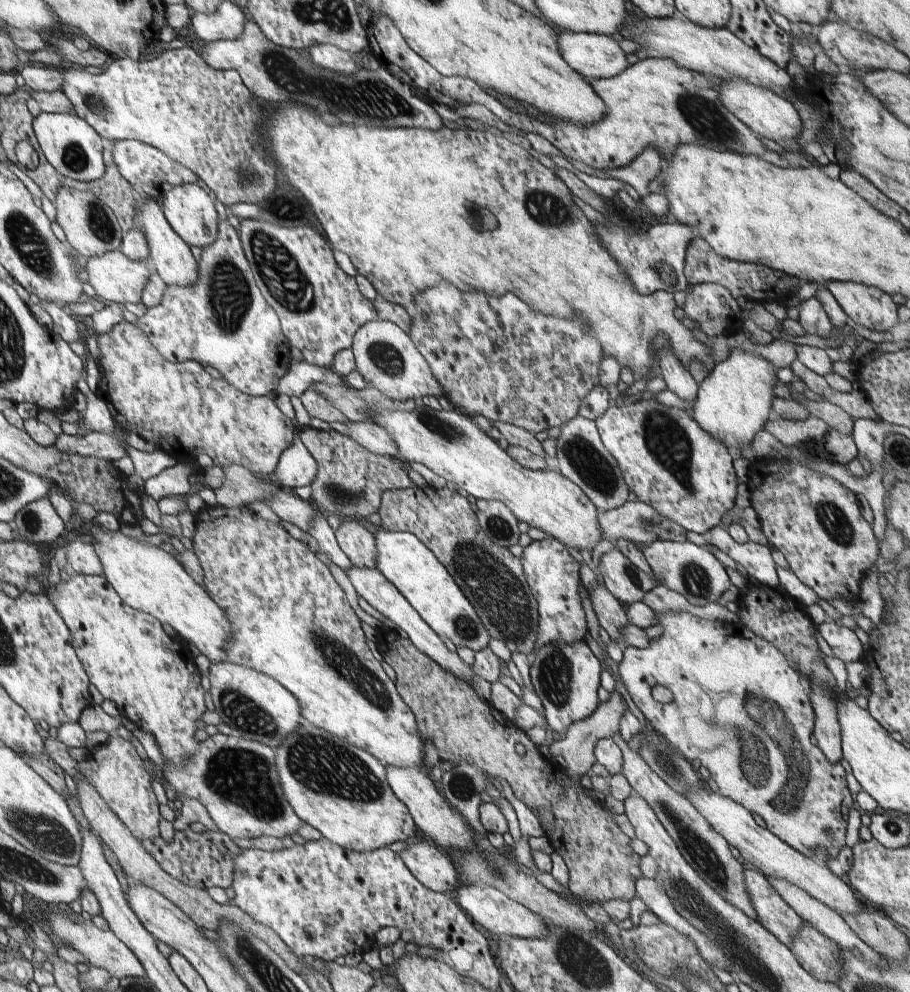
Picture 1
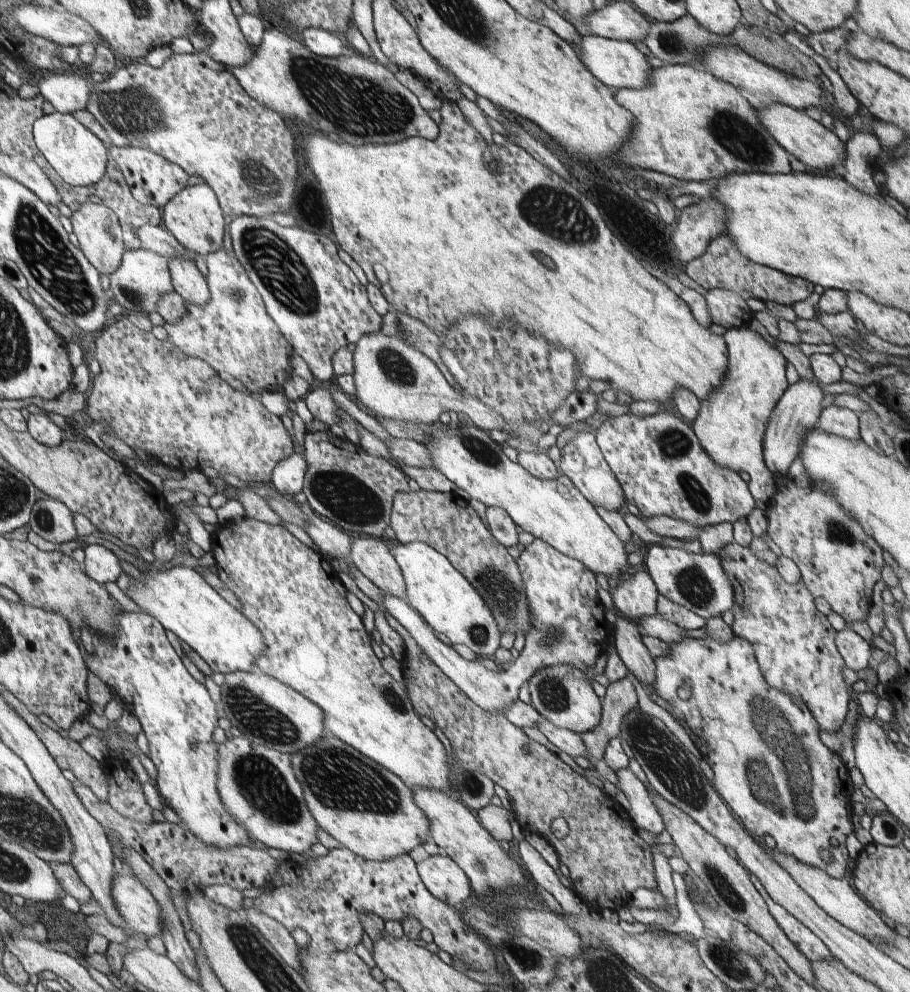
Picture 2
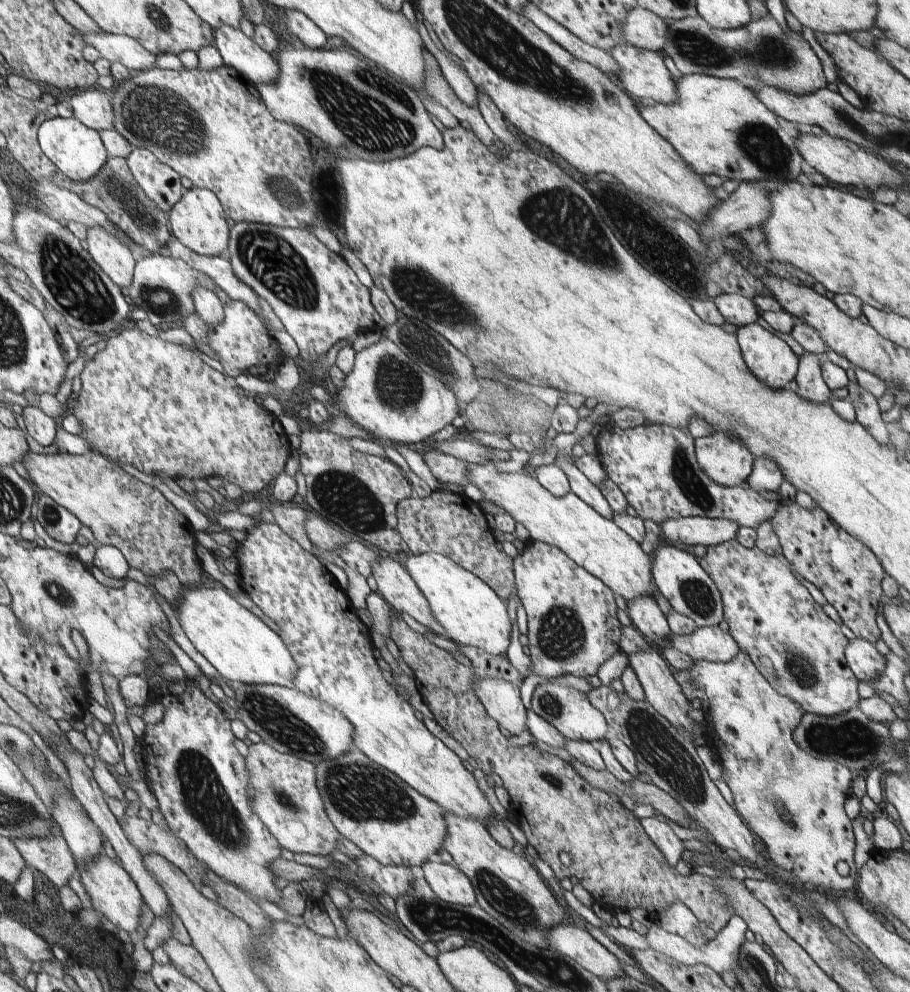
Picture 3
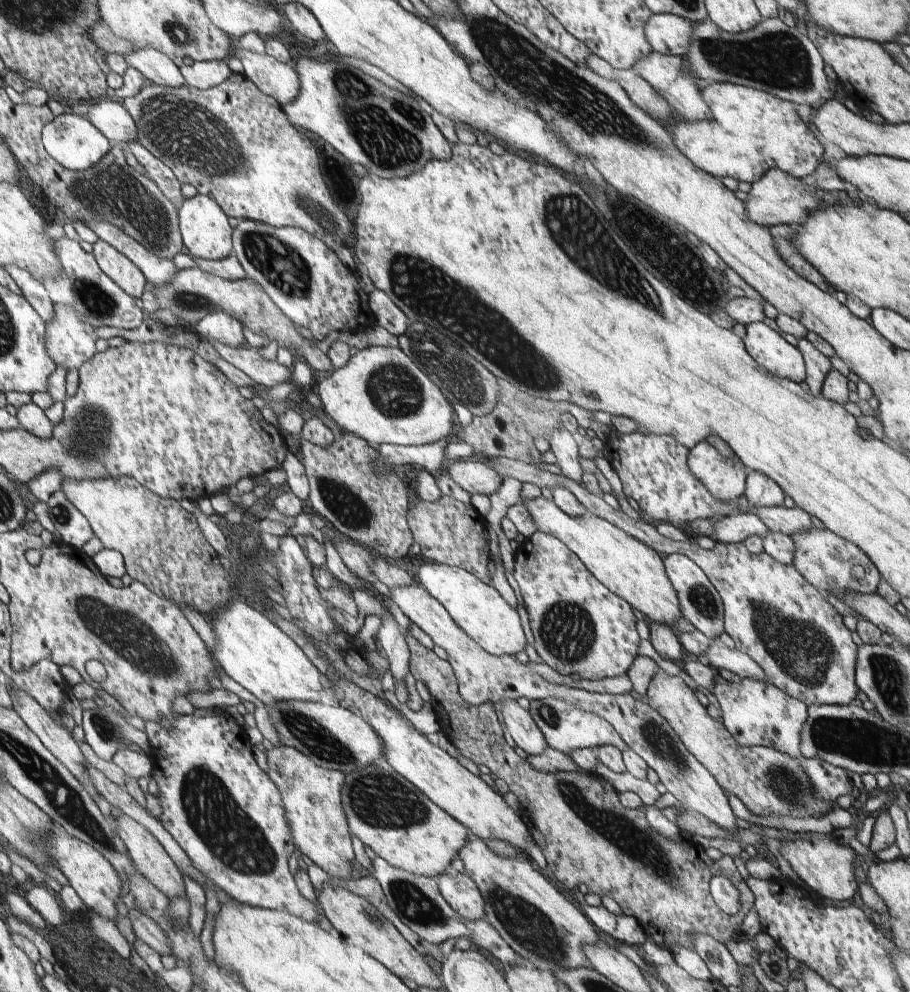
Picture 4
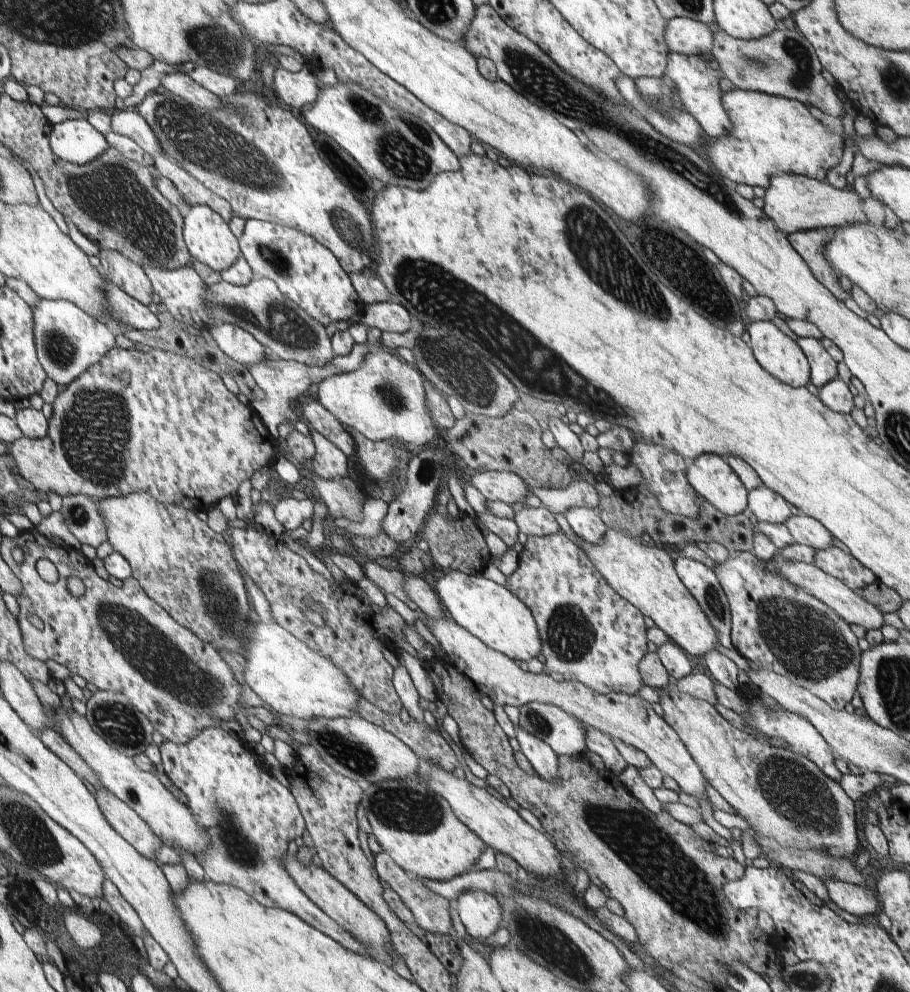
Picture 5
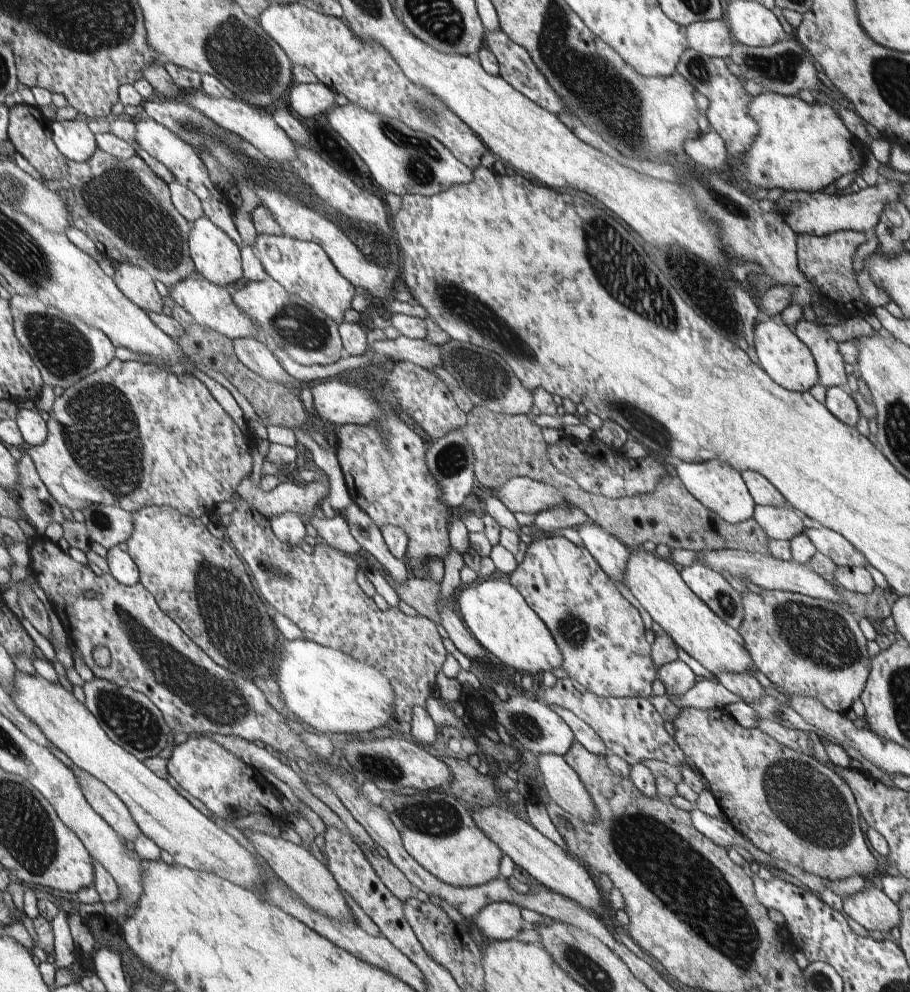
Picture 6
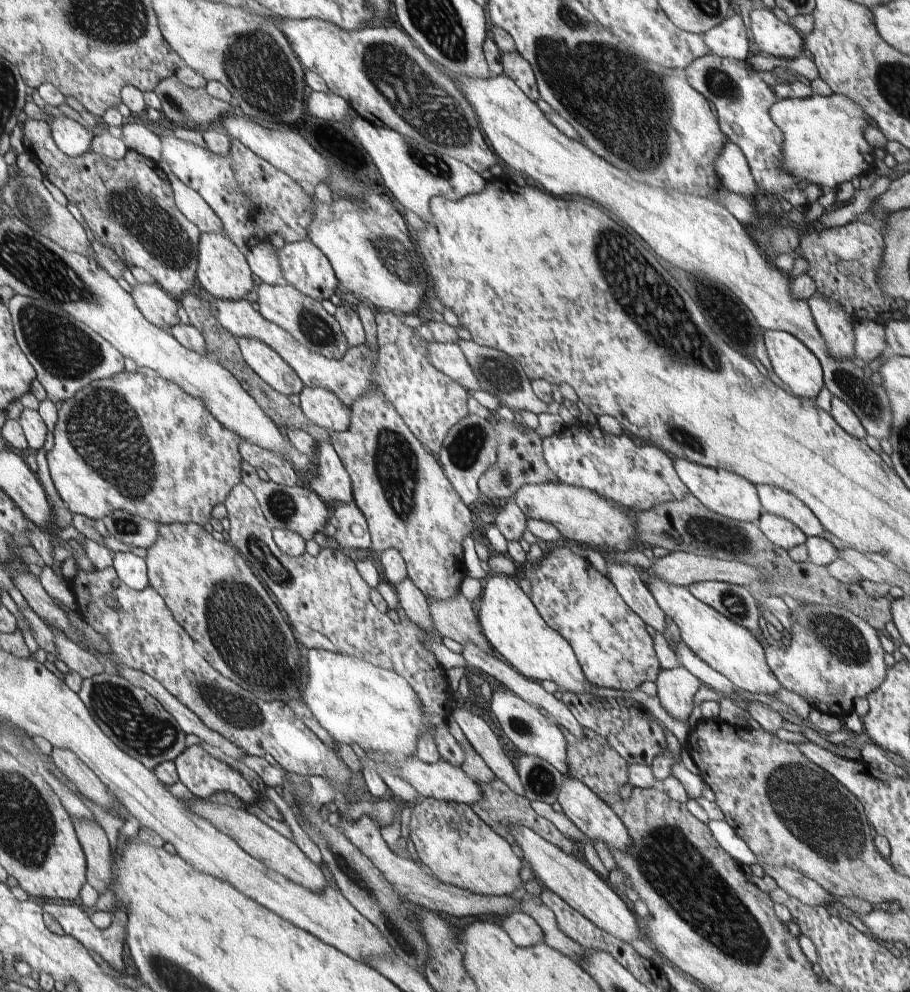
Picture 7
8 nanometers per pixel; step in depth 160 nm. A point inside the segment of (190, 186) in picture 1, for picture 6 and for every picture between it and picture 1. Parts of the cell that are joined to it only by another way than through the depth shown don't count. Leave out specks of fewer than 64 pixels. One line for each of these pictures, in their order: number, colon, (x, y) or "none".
2: (193, 216)
3: (197, 220)
4: (208, 235)
5: (210, 241)
6: (215, 254)

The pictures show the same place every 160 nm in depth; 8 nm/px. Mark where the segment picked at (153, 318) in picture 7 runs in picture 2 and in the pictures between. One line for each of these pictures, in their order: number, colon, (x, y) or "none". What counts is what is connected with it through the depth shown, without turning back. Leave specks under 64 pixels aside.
2: (96, 226)
3: (114, 257)
4: (123, 271)
5: (127, 275)
6: (138, 284)

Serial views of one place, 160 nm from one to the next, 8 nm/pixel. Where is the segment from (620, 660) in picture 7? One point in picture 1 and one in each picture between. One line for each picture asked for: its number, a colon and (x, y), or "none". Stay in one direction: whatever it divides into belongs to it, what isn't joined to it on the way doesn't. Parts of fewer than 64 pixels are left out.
1: (554, 576)
2: (570, 627)
3: (573, 629)
4: (581, 628)
5: (589, 633)
6: (601, 635)

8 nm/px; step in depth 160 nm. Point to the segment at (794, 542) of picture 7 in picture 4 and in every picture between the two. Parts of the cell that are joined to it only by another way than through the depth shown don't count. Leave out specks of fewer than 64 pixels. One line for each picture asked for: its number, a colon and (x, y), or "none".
4: (761, 491)
5: (768, 507)
6: (781, 523)

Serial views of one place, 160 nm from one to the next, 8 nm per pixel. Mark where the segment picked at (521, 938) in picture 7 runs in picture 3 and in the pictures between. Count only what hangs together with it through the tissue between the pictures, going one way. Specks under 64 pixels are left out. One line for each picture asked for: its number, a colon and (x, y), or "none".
3: (451, 884)
4: (461, 892)
5: (481, 913)
6: (501, 920)

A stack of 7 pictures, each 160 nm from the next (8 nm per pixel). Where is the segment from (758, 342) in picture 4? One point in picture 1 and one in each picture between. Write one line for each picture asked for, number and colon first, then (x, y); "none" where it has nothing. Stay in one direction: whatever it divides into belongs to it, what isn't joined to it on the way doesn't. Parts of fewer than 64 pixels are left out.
1: (733, 403)
2: (732, 421)
3: (773, 363)

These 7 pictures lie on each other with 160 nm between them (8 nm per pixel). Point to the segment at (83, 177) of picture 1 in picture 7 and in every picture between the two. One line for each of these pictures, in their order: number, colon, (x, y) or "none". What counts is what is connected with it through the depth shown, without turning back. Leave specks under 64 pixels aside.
2: (77, 154)
3: (77, 151)
4: (72, 140)
5: (77, 141)
6: (74, 138)
7: (72, 138)

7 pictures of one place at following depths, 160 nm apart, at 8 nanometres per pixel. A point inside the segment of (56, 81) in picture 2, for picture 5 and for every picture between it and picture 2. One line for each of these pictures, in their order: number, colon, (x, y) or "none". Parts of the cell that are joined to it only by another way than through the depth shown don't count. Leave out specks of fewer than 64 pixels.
3: (92, 107)
4: (111, 118)
5: (132, 124)

